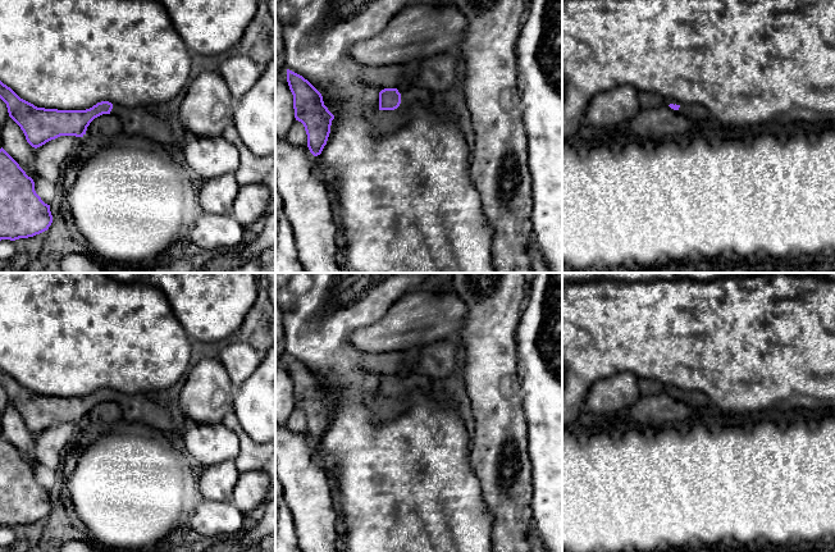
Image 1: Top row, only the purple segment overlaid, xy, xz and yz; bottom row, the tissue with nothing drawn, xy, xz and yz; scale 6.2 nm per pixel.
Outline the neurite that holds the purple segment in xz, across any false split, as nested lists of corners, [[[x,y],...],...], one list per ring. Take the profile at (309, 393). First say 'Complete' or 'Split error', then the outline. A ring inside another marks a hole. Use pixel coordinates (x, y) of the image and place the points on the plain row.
Complete. [[[287,356],[287,369],[293,382],[295,405],[305,414],[307,421],[307,434],[310,439],[314,443],[318,443],[327,432],[334,402],[324,392],[321,380],[302,362]]]

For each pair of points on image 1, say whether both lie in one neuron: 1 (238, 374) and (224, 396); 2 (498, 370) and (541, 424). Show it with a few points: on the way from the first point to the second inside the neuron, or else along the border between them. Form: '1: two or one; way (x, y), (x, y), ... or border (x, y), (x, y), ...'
1: two; border (218, 356), (236, 387)
2: two; border (519, 373), (520, 395), (528, 432)

